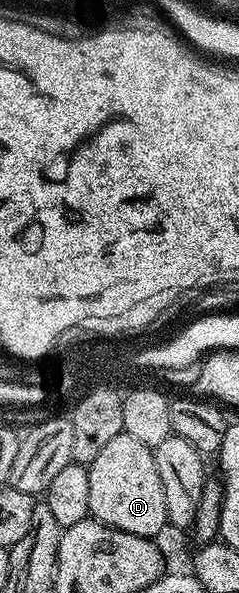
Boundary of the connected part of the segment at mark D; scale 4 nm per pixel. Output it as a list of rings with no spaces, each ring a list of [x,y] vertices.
[[[126,433],[113,437],[97,457],[87,467],[89,473],[89,515],[99,523],[109,525],[113,529],[121,529],[125,533],[133,533],[146,539],[158,536],[162,527],[168,526],[167,506],[165,505],[165,489],[161,489],[161,473],[157,473],[157,461],[154,450],[141,441],[129,437]]]

